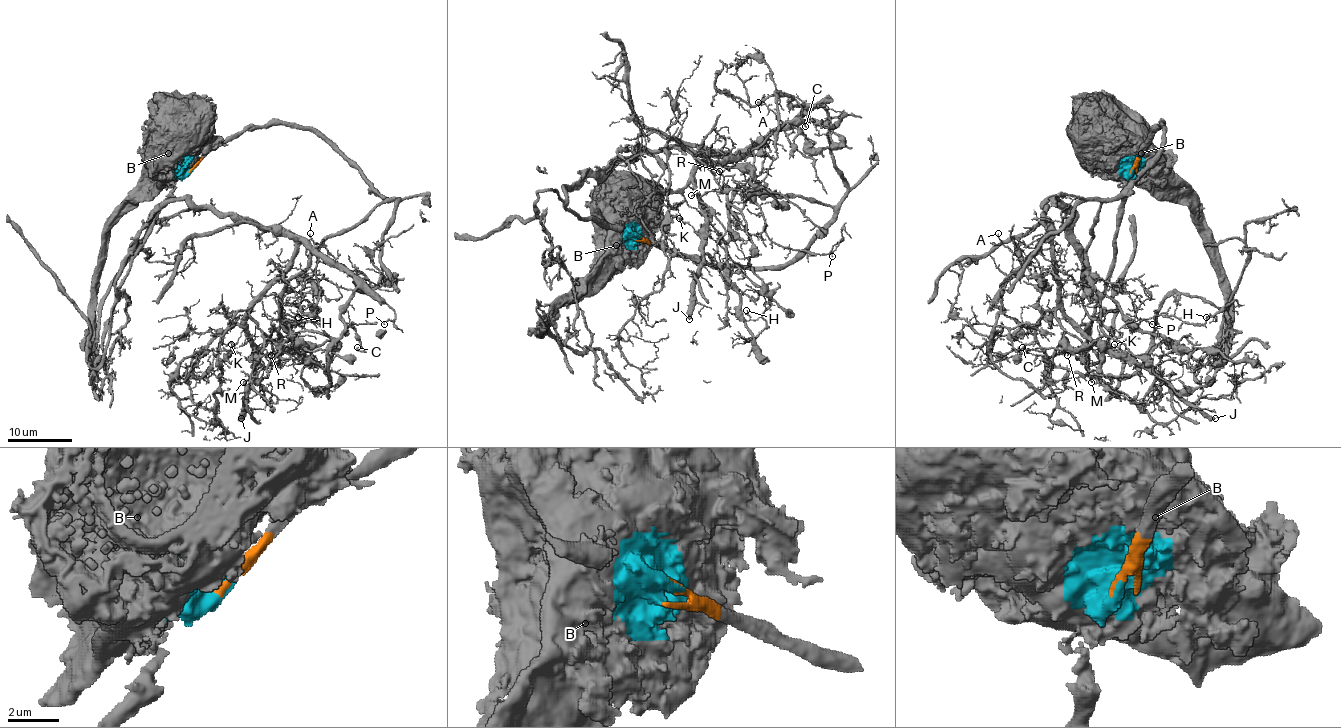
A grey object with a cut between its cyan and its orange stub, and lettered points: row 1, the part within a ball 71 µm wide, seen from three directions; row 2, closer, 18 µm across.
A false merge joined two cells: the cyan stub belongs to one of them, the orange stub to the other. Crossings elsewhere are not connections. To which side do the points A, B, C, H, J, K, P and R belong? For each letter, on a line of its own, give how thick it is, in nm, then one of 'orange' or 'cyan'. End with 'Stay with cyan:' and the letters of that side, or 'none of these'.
A: calibre 90 nm; orange
B: calibre 280 nm; cyan
C: calibre 150 nm; orange
H: calibre 130 nm; orange
J: calibre 480 nm; orange
K: calibre 110 nm; orange
P: calibre 100 nm; orange
R: calibre 60 nm; orange
Stay with cyan: B

